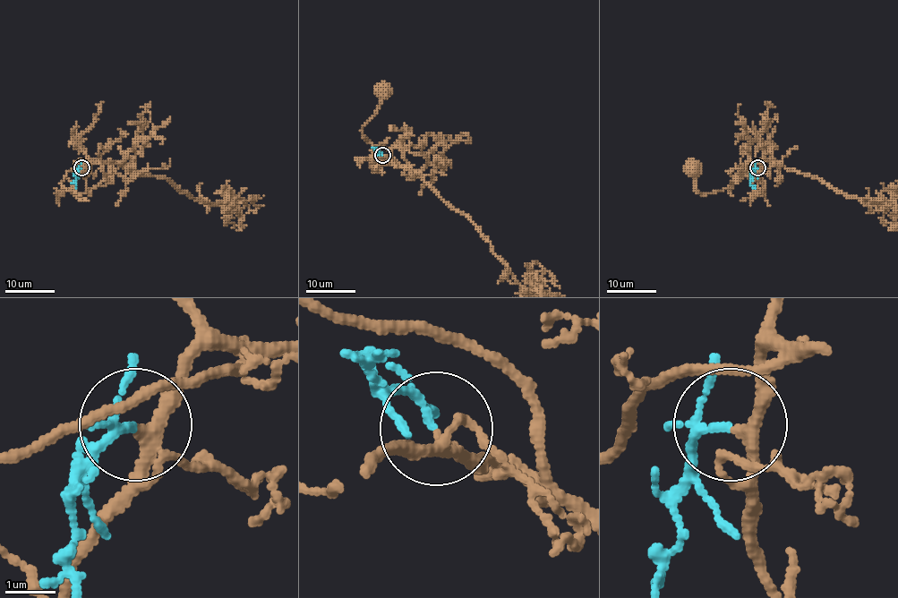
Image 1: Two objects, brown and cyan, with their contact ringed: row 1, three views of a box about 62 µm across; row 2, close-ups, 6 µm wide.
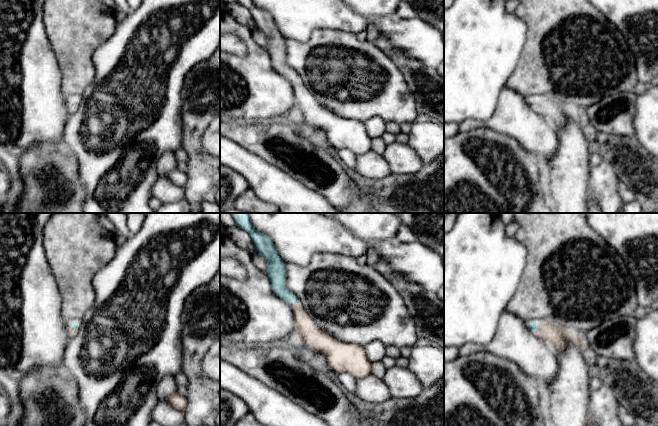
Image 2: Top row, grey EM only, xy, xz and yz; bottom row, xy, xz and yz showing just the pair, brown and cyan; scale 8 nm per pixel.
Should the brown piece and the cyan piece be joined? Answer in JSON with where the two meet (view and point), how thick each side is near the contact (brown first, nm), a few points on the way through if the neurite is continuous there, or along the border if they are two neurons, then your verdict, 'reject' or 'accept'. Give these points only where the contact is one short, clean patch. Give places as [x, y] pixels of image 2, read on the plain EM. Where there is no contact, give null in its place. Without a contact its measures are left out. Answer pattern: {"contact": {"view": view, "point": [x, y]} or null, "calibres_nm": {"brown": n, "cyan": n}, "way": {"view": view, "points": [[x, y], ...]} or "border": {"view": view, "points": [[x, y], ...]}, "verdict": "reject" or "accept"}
{"contact": {"view": "yz", "point": [537, 103]}, "calibres_nm": {"brown": 160, "cyan": 60}, "way": {"view": "yz", "points": [[549, 108], [537, 103], [533, 102]]}, "verdict": "accept"}

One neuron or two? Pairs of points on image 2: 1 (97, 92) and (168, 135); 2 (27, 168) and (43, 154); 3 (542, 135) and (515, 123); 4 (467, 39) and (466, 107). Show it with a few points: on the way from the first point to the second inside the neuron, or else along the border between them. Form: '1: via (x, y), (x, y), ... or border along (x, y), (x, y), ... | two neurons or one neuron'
1: via (115, 110), (121, 116), (136, 116), (150, 124) | one neuron
2: via (31, 166), (39, 158) | one neuron
3: via (535, 134), (522, 123) | one neuron
4: via (466, 56), (466, 90) | one neuron

